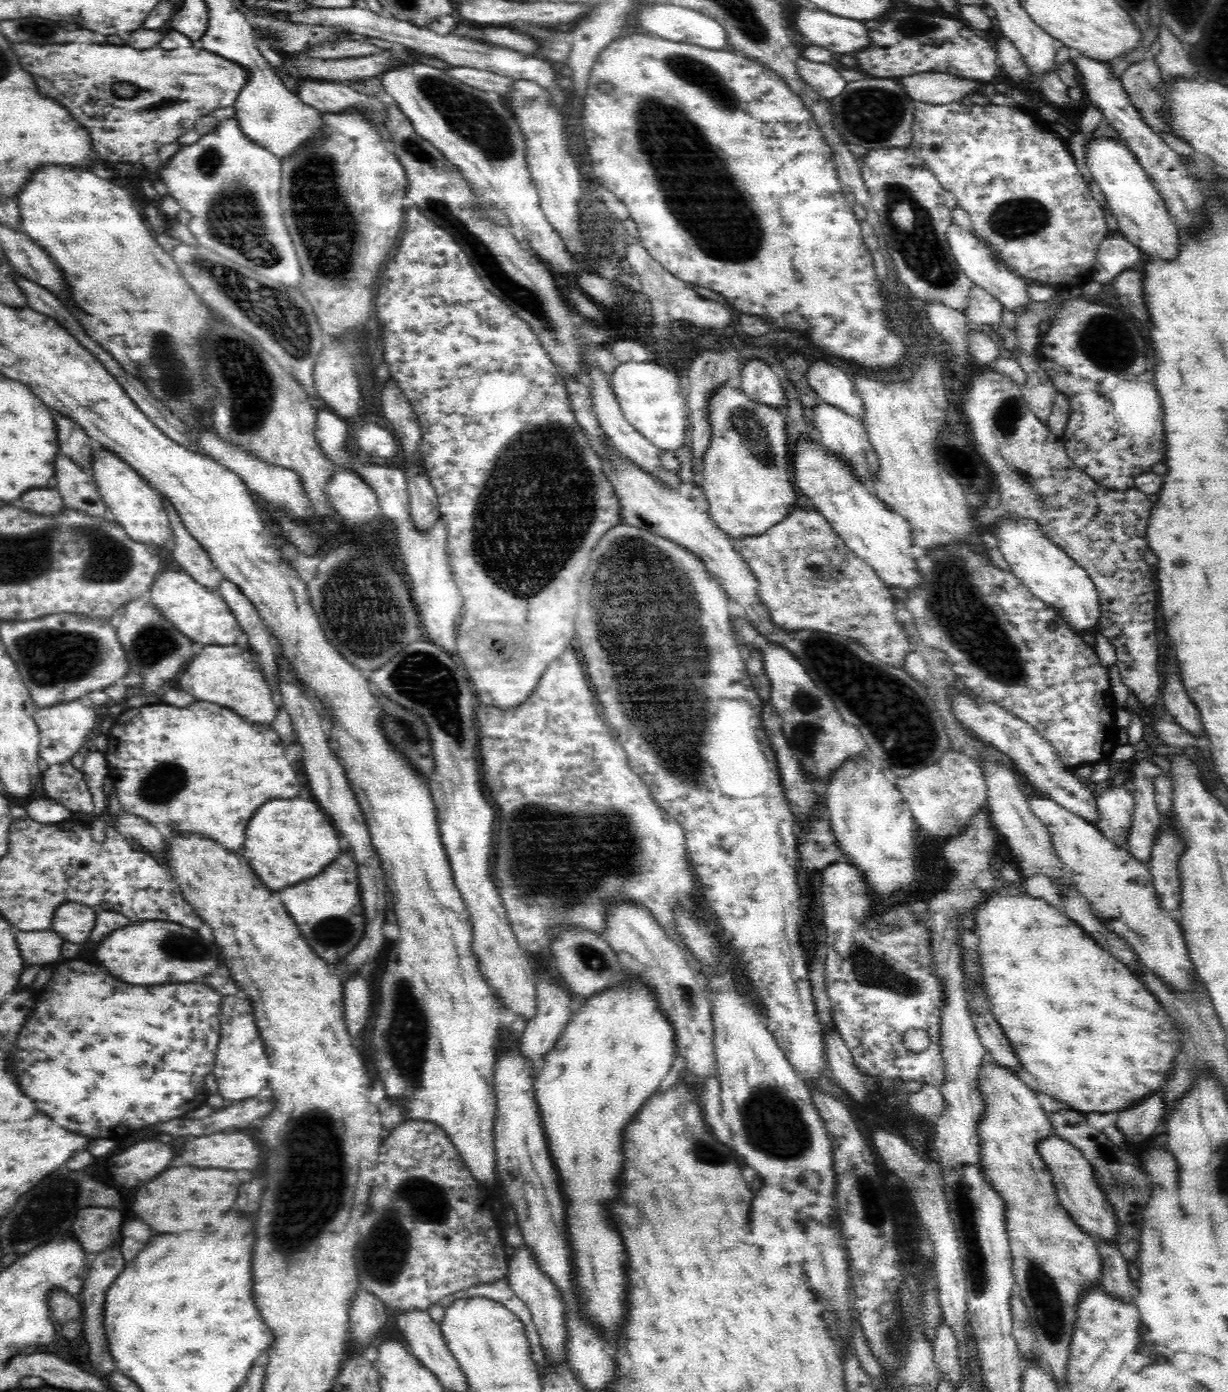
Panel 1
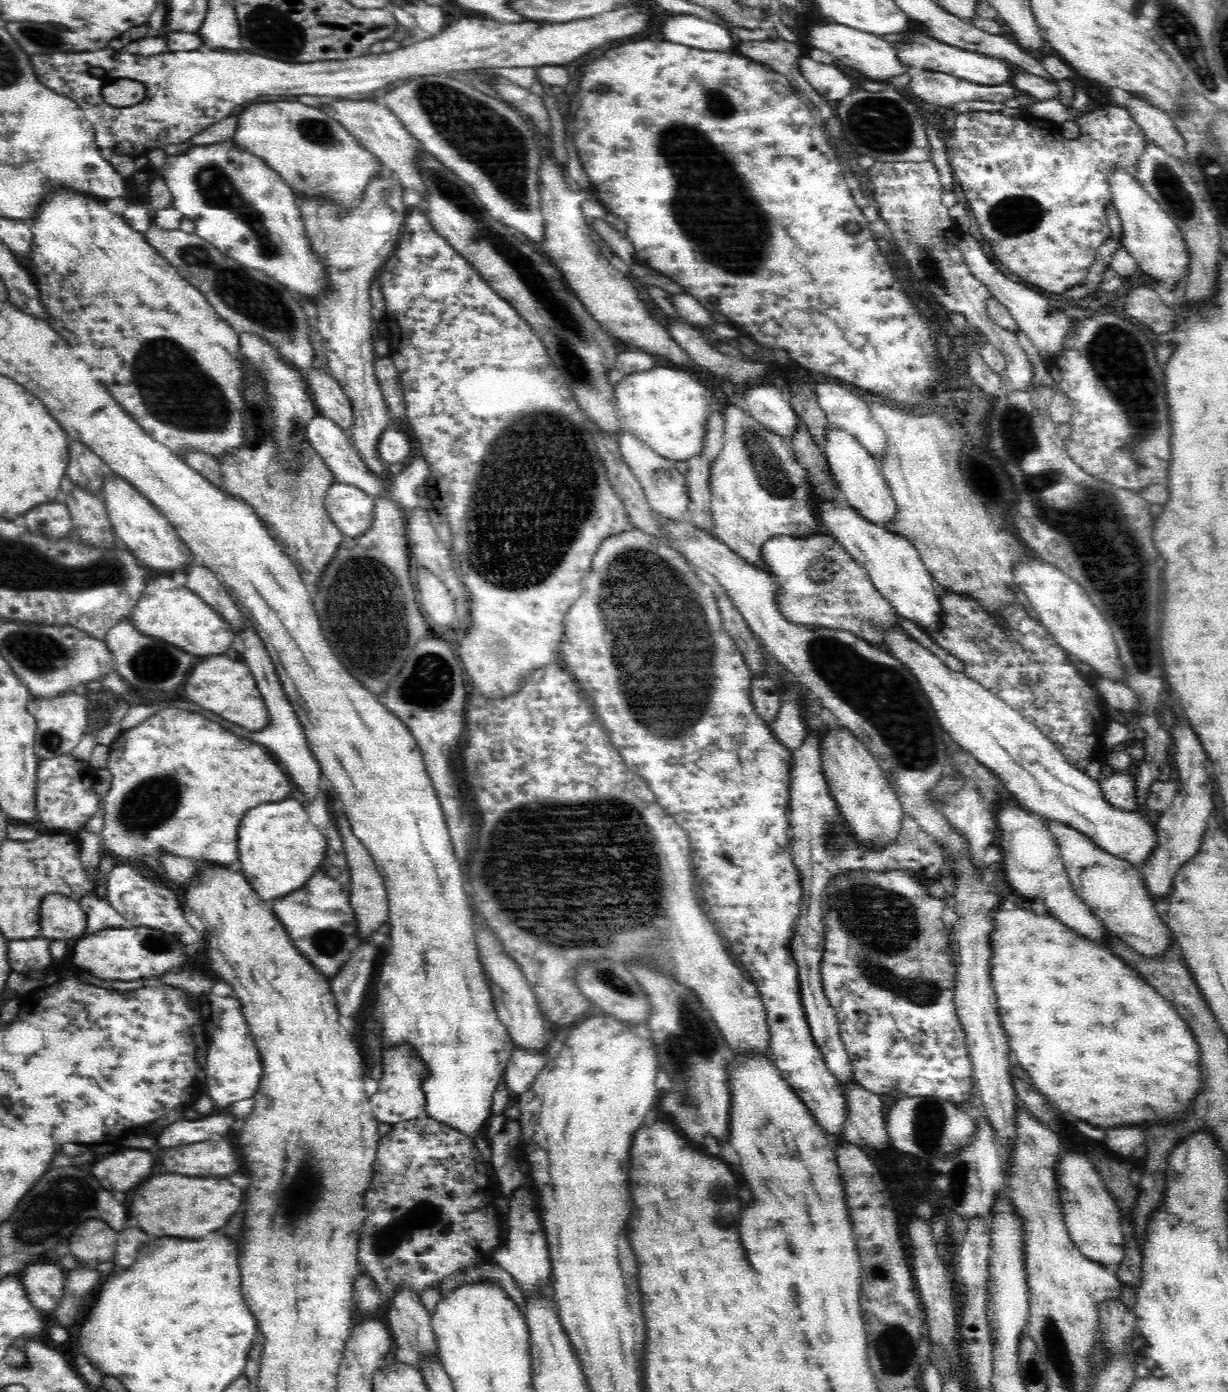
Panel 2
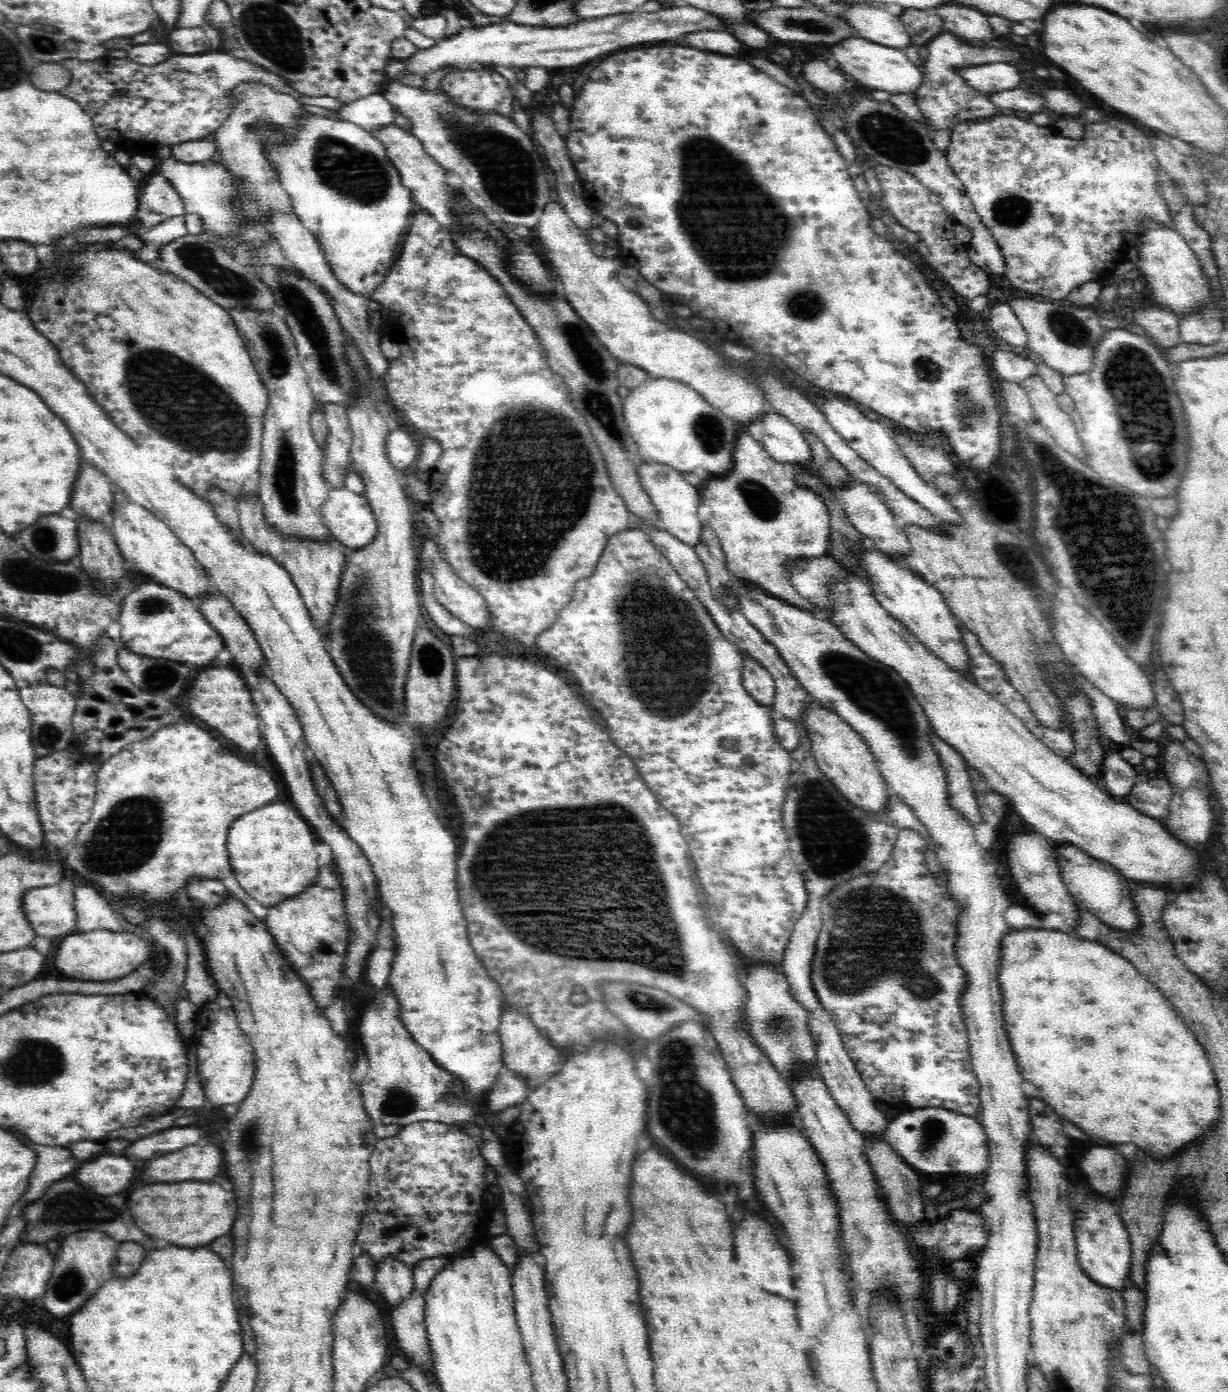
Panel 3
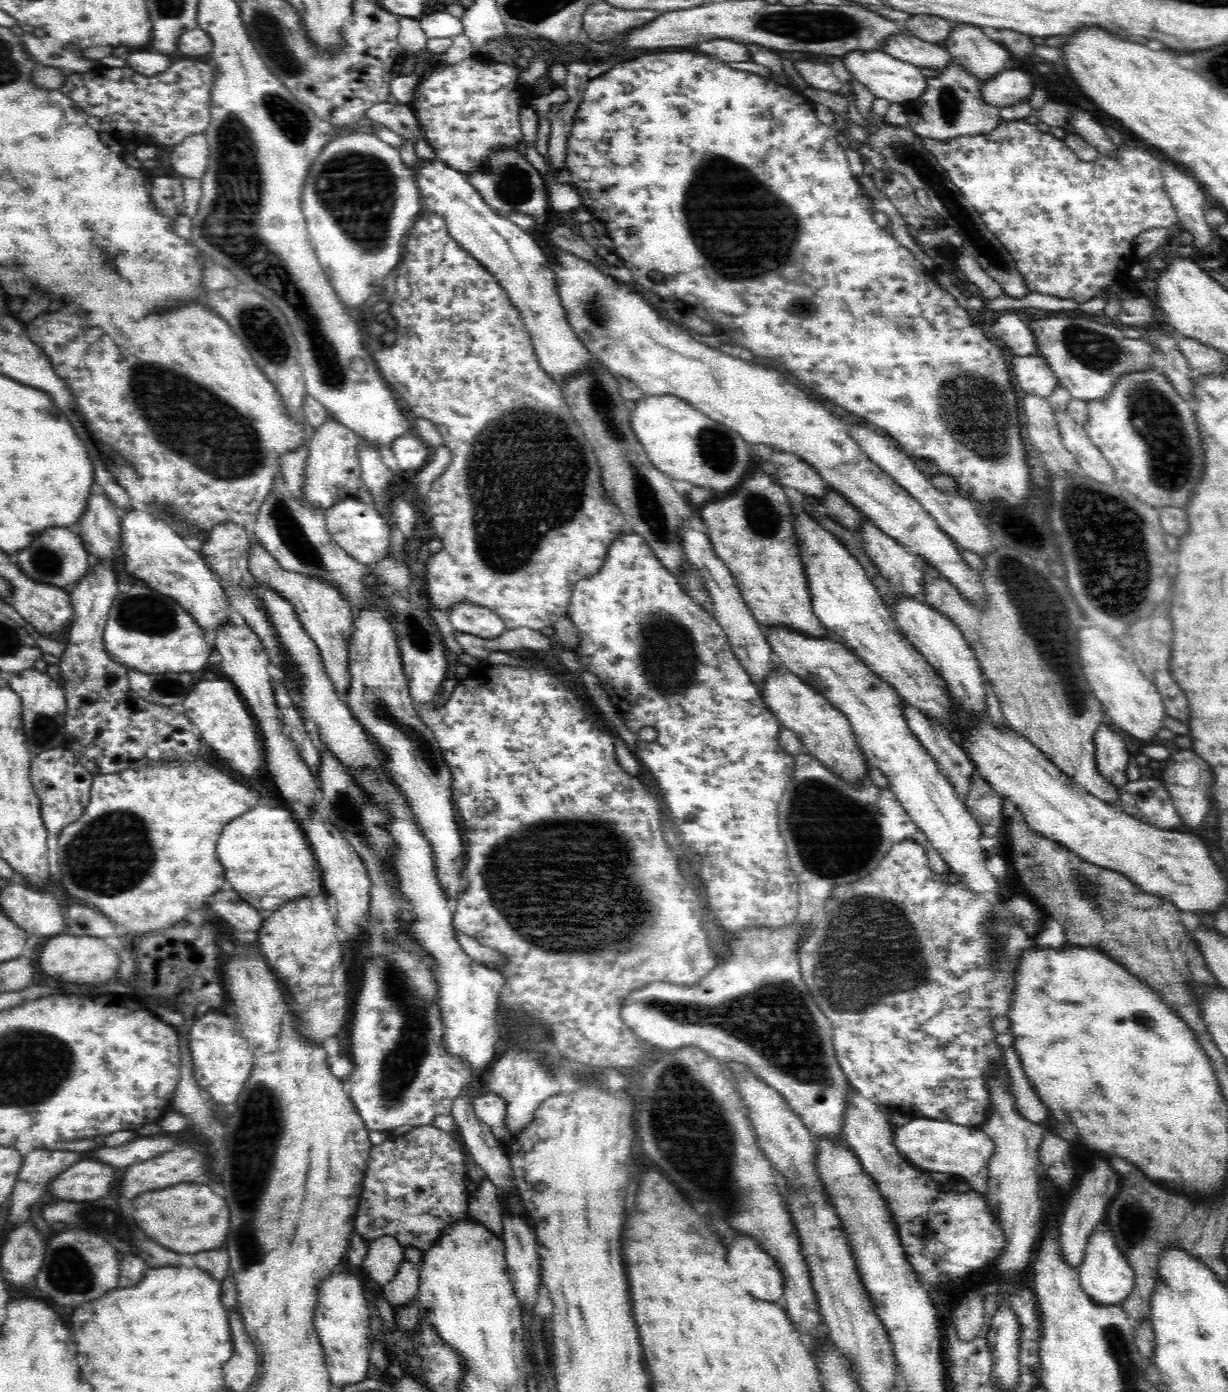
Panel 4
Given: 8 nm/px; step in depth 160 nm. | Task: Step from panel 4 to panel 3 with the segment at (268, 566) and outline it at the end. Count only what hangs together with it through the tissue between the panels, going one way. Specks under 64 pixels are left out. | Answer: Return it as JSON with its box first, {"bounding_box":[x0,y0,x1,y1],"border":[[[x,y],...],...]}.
{"bounding_box":[236,496,353,640],"border":[[[240,496],[236,499],[241,534],[245,542],[248,542],[253,552],[264,553],[265,557],[273,558],[274,562],[280,563],[289,573],[289,577],[292,577],[294,586],[297,587],[306,608],[308,608],[309,616],[312,616],[325,640],[332,611],[338,600],[338,586],[340,586],[342,570],[346,566],[346,560],[350,560],[349,554],[353,550],[336,539],[328,542],[304,539],[304,537],[298,539],[294,535],[284,535],[266,521],[264,505],[262,505],[259,496]]]}

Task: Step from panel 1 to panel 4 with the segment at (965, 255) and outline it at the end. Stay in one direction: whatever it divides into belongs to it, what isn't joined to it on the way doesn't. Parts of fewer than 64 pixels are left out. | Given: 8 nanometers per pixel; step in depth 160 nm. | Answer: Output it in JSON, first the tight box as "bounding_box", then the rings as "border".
{"bounding_box":[1029,316,1156,402],"border":[[[1044,316],[1029,323],[1037,344],[1037,354],[1049,364],[1057,376],[1059,384],[1066,388],[1072,397],[1084,402],[1102,400],[1111,393],[1115,380],[1124,373],[1155,369],[1151,360],[1156,352],[1154,346],[1144,340],[1126,338],[1118,328],[1089,318],[1076,316]]]}

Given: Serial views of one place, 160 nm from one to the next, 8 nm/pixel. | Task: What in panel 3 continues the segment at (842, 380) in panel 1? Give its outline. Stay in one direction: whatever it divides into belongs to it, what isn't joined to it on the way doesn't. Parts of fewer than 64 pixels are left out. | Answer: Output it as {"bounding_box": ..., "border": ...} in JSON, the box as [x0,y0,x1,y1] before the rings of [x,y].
{"bounding_box":[820,399,963,525],"border":[[[840,399],[826,400],[820,407],[826,420],[836,429],[840,436],[852,447],[870,466],[873,466],[882,476],[888,477],[900,491],[908,493],[910,498],[926,507],[933,515],[940,517],[944,524],[963,525],[963,515],[949,500],[943,497],[938,489],[925,481],[916,471],[909,460],[902,454],[894,431],[884,419],[874,418],[864,414],[860,407]]]}

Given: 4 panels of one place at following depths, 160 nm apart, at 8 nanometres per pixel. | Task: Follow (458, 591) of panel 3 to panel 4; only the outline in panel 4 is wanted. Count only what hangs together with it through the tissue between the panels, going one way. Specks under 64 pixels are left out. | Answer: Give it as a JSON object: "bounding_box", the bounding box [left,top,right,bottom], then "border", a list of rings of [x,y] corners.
{"bounding_box":[447,601,507,639],"border":[[[462,601],[452,605],[447,615],[454,629],[465,634],[491,639],[507,632],[506,625],[498,614],[472,601]]]}

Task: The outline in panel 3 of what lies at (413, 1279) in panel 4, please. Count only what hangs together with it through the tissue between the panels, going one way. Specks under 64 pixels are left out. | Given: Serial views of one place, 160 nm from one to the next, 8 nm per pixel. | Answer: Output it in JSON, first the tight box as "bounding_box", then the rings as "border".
{"bounding_box":[391,1292,433,1374],"border":[[[416,1292],[391,1308],[392,1325],[400,1350],[424,1374],[432,1374],[433,1354],[424,1325],[424,1297]]]}

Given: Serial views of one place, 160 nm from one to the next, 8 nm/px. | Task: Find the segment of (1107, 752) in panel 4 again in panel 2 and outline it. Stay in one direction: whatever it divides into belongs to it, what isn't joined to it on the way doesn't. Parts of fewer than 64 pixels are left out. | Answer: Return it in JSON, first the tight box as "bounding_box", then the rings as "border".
{"bounding_box":[1100,773,1136,811],"border":[[[1115,773],[1100,782],[1103,790],[1104,798],[1111,803],[1112,806],[1119,807],[1120,810],[1135,811],[1136,791],[1135,778],[1130,773]]]}

